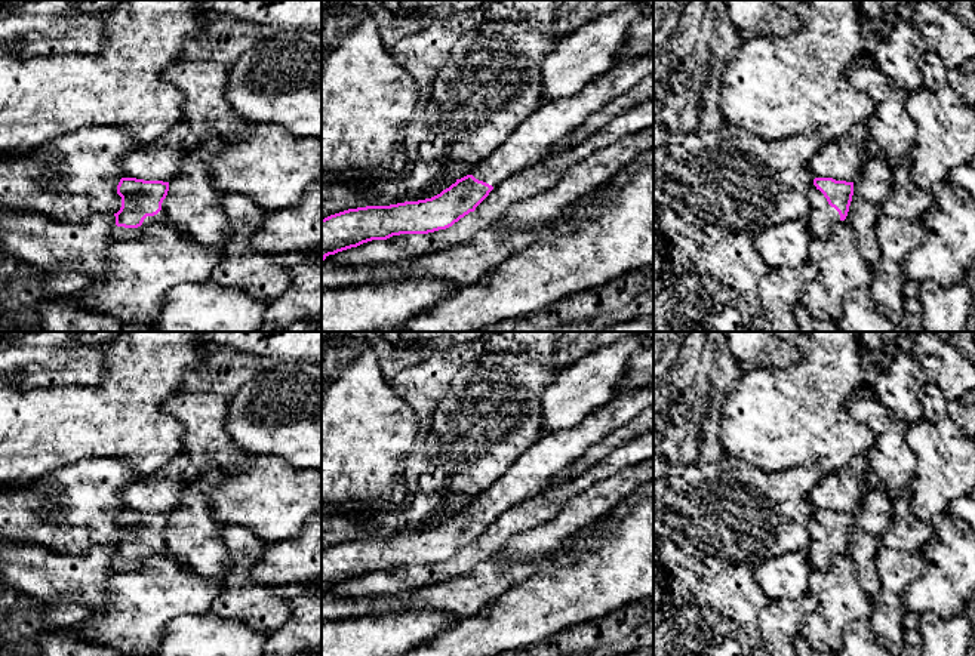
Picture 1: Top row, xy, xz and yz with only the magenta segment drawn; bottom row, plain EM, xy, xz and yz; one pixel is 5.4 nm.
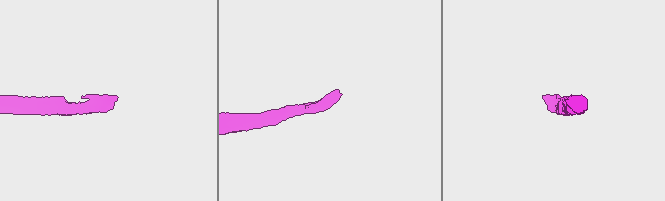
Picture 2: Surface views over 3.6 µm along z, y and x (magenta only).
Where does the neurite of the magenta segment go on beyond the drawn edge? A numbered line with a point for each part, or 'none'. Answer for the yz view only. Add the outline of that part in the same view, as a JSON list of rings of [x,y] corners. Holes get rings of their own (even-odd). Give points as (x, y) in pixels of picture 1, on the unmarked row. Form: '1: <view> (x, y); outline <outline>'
1: yz (821, 548); outline [[[812,515],[809,518],[809,545],[805,549],[813,570],[825,572],[831,560],[840,554],[839,543],[831,539],[824,526]]]

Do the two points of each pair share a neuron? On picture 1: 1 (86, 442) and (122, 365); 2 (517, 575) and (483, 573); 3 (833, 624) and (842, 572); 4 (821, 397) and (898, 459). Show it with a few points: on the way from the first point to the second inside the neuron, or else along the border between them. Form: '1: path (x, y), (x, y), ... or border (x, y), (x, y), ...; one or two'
1: path (104, 422), (122, 405), (122, 384); one
2: path (508, 575), (492, 576); one
3: path (836, 610), (839, 606), (839, 585); one
4: border (851, 415), (873, 434), (873, 444), (866, 453); two

